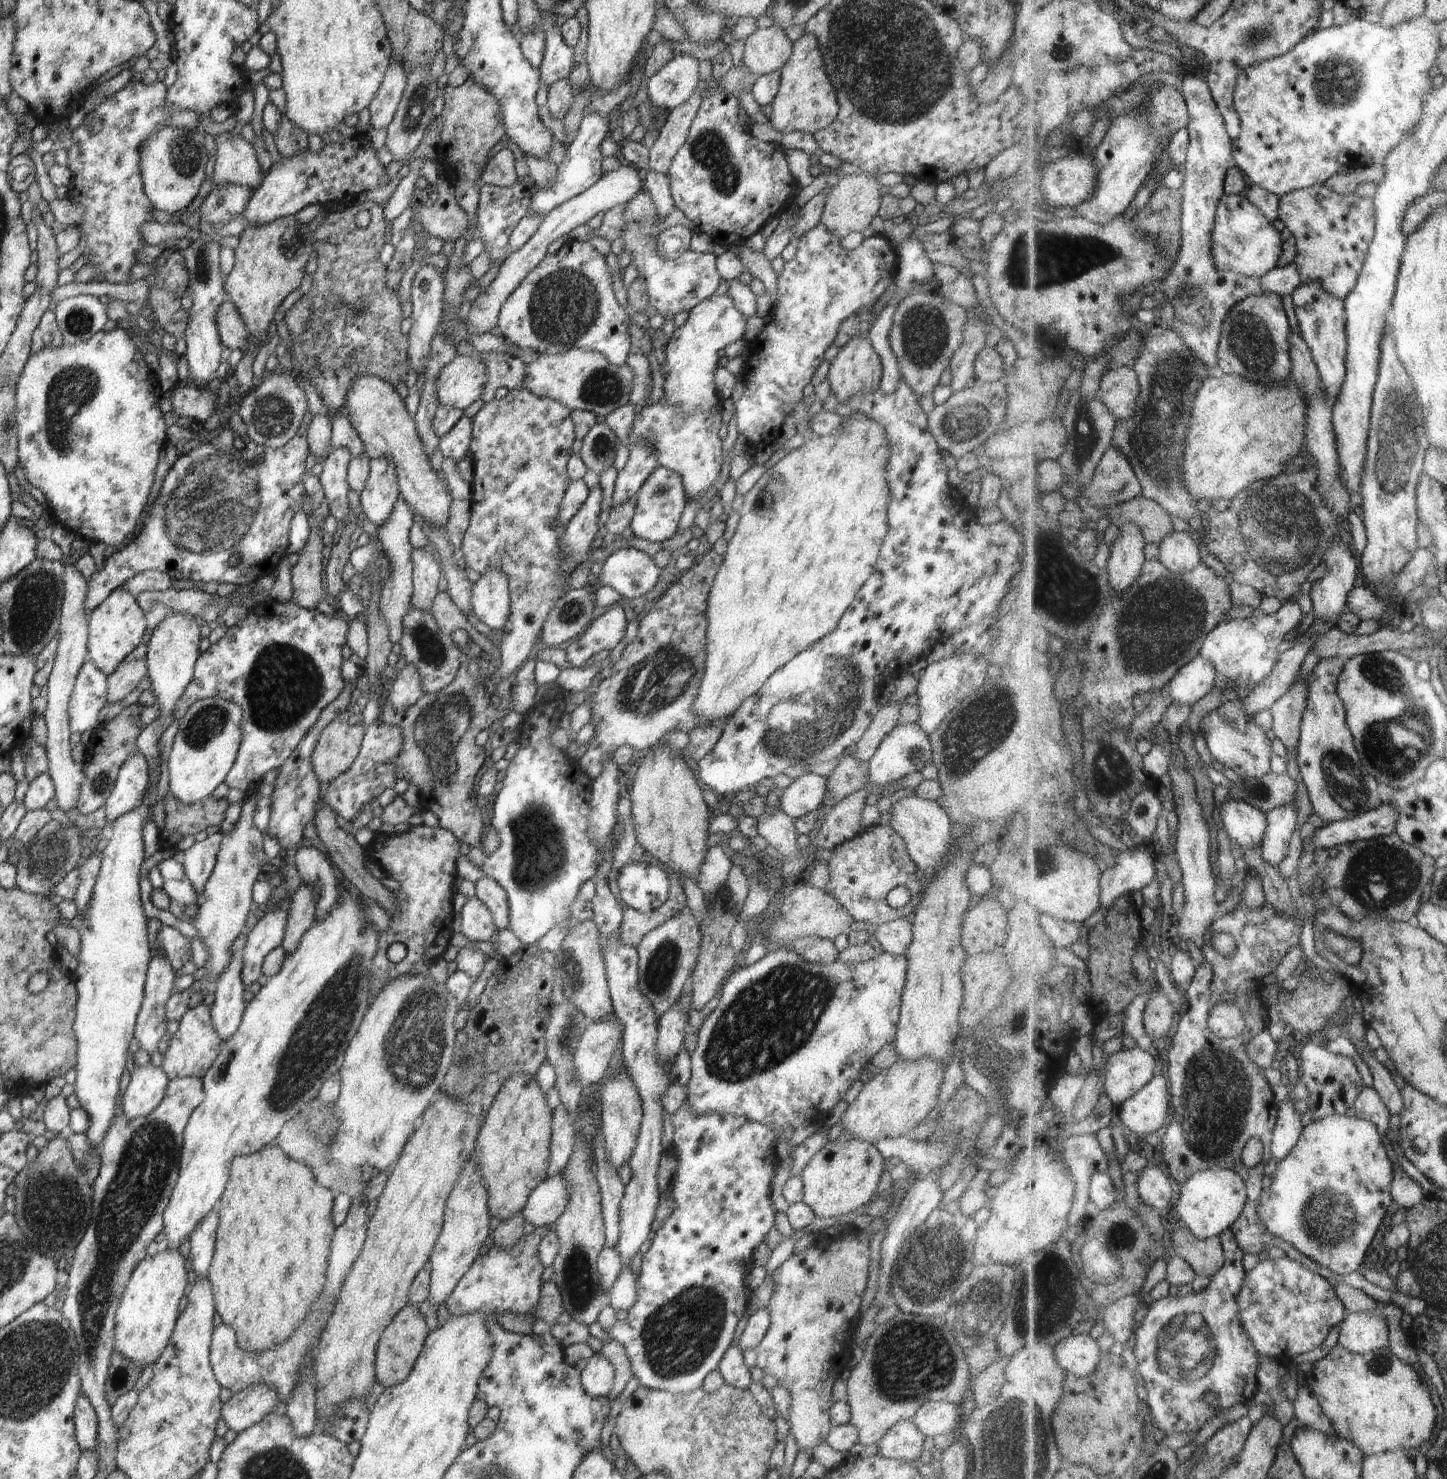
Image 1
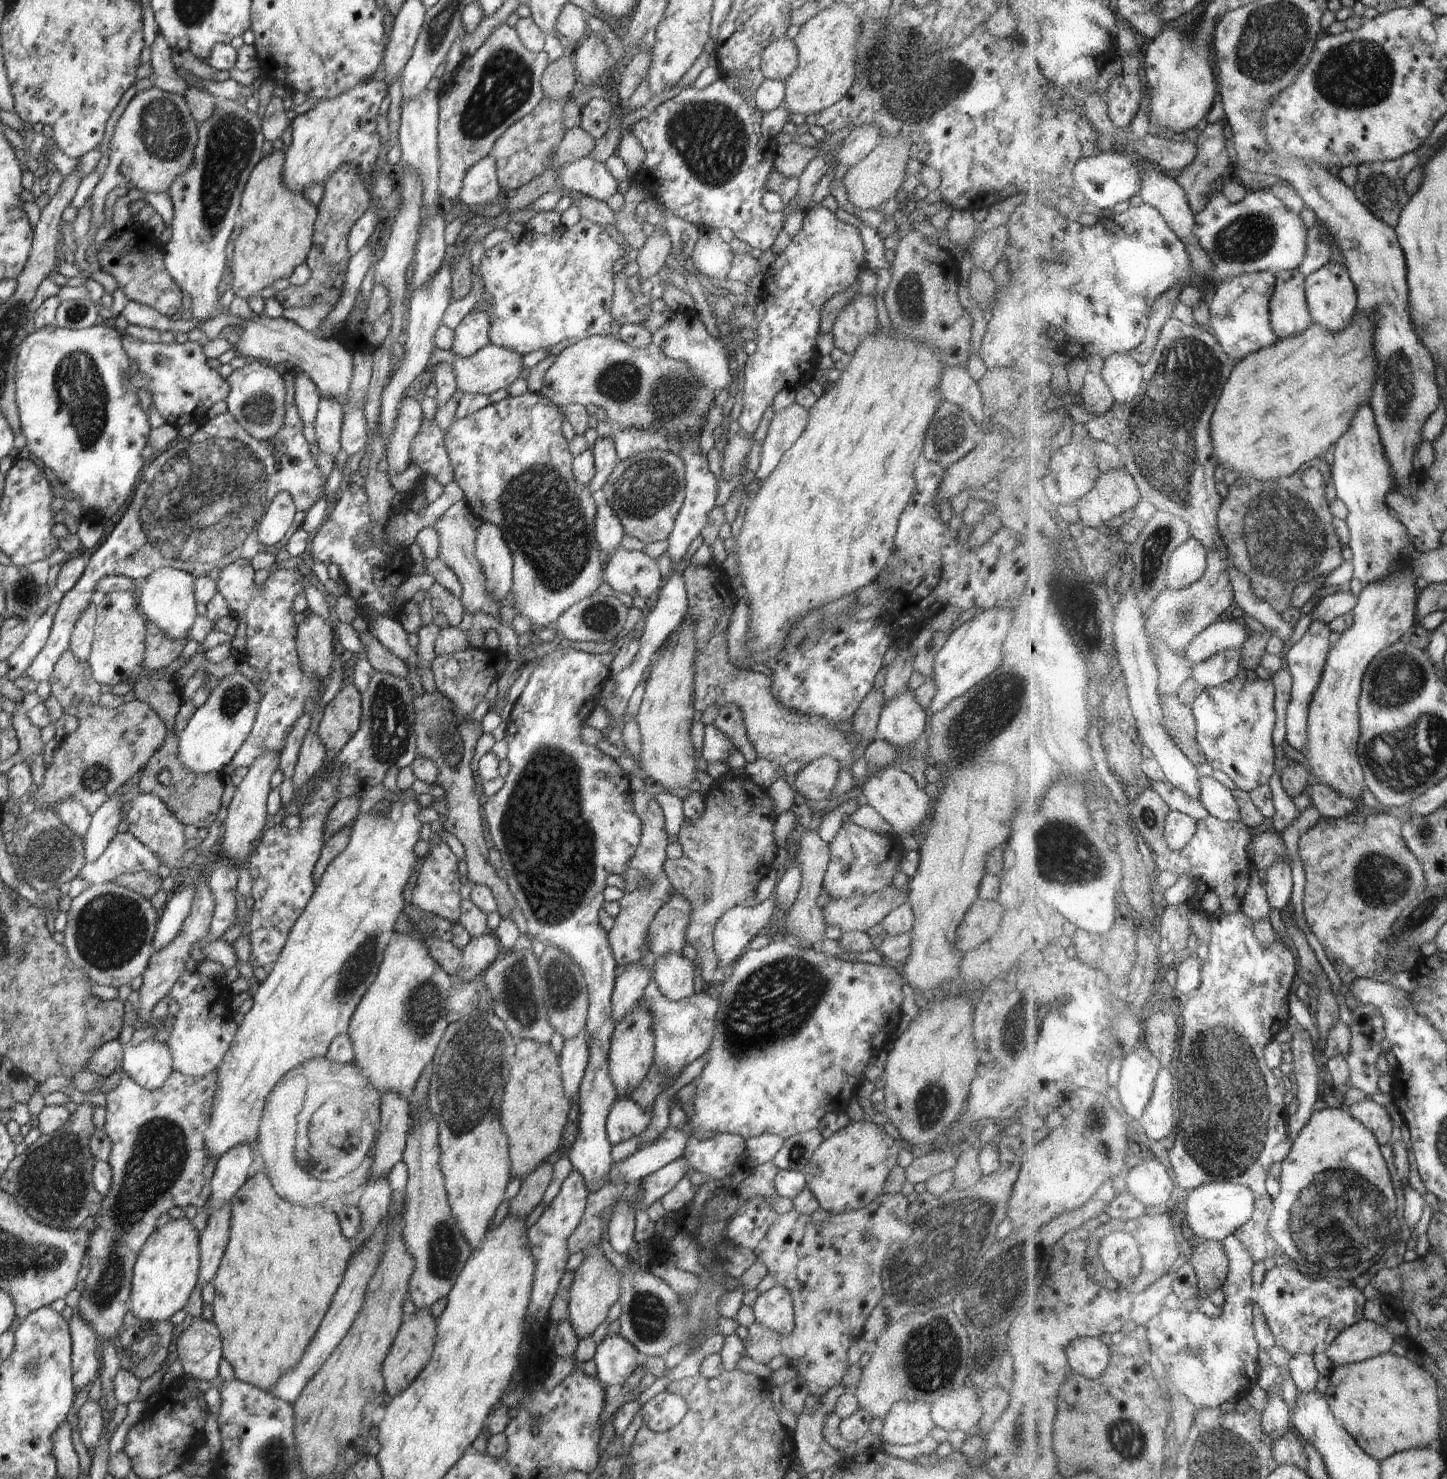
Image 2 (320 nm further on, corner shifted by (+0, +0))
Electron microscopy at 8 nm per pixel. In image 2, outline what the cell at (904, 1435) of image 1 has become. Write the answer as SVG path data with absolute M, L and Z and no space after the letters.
M896 1401L883 1418L881 1442L891 1445L919 1443L936 1426L931 1404L924 1401Z

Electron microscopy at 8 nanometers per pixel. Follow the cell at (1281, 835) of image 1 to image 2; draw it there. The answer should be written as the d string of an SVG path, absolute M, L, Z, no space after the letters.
M1287 855L1283 861L1276 863L1269 871L1266 887L1271 905L1276 910L1284 912L1294 896L1294 876L1292 865Z

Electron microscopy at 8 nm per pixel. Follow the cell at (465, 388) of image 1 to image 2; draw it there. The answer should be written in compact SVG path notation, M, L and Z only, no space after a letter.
M492 343L481 348L471 357L466 358L452 354L450 350L442 350L436 347L430 355L426 368L427 370L431 369L434 365L443 362L450 363L454 367L457 388L463 393L483 394L487 397L492 392L496 392L496 390L506 390L520 376L520 372L524 369L522 356L519 352L499 347Z

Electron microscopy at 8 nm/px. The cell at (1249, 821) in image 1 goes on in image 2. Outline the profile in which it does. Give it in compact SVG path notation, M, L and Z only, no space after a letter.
M1204 773L1201 777L1201 799L1204 806L1226 822L1241 822L1241 806L1234 796L1234 791L1228 786L1224 786L1220 780L1212 777L1209 773Z

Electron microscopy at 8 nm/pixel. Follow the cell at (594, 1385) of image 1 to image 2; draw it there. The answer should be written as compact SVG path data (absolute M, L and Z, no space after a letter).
M620 1333L606 1336L594 1355L597 1378L604 1386L624 1386L638 1365L637 1350Z

